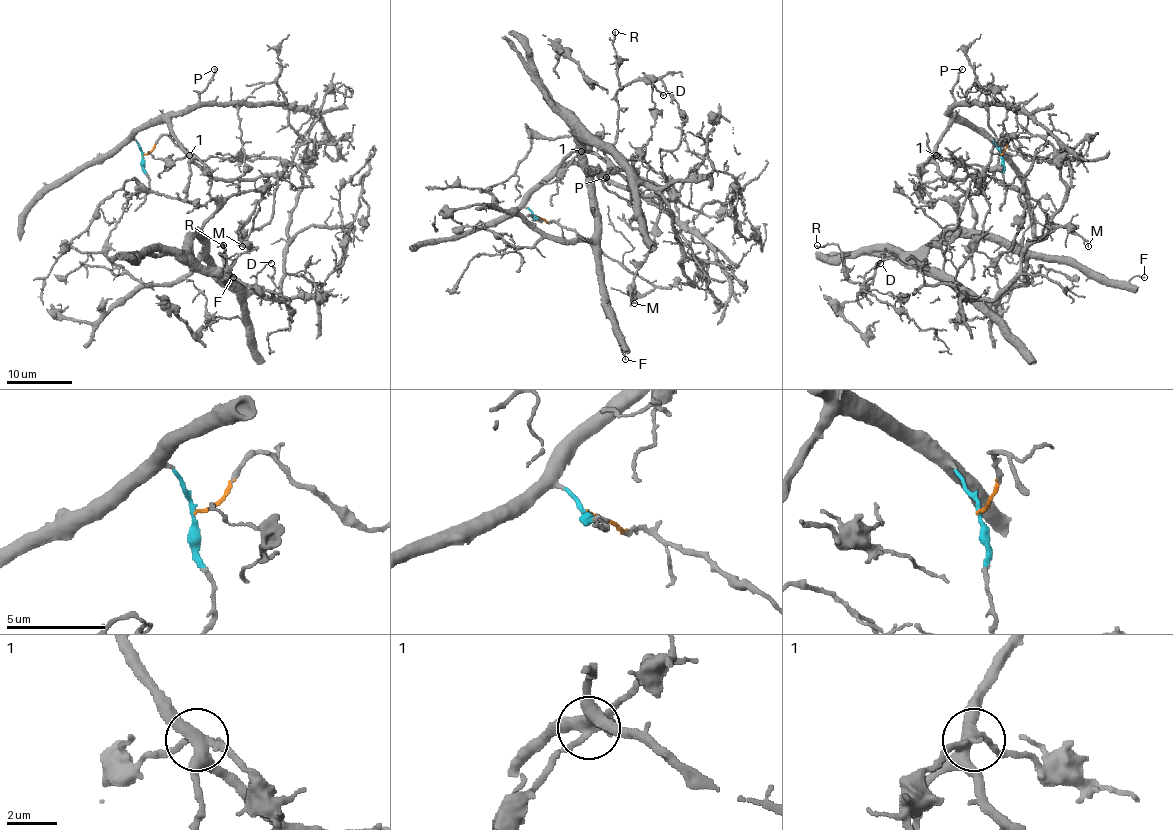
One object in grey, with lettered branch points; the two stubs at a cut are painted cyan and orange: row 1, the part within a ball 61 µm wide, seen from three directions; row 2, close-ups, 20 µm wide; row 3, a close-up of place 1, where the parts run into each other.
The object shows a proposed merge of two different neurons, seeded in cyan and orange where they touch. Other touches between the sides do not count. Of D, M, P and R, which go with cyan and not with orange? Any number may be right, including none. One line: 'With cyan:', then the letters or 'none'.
With cyan: M, P

